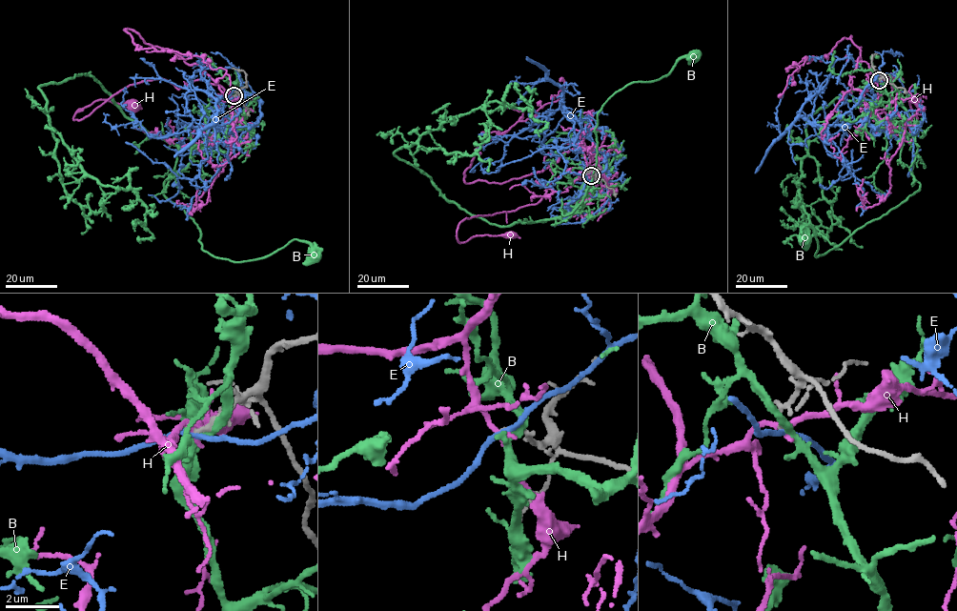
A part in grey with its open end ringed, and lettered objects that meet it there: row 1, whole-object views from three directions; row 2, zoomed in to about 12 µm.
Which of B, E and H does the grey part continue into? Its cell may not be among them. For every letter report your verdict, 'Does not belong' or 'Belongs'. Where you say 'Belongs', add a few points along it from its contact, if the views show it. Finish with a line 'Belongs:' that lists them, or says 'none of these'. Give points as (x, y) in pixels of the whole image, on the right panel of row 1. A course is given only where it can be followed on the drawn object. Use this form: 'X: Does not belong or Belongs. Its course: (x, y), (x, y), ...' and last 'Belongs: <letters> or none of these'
B: Does not belong
E: Does not belong
H: Does not belong
Belongs: none of these

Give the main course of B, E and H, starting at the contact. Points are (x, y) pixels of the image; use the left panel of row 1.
B: (234, 95), (231, 119), (200, 147), (179, 148), (163, 194), (214, 256), (256, 260), (294, 239), (312, 254)
E: (234, 96), (259, 98), (256, 123), (221, 130), (193, 90), (187, 131), (152, 137), (126, 89)
H: (233, 95), (202, 80), (178, 89), (155, 78), (130, 84), (88, 115), (72, 118), (100, 99), (133, 107)

